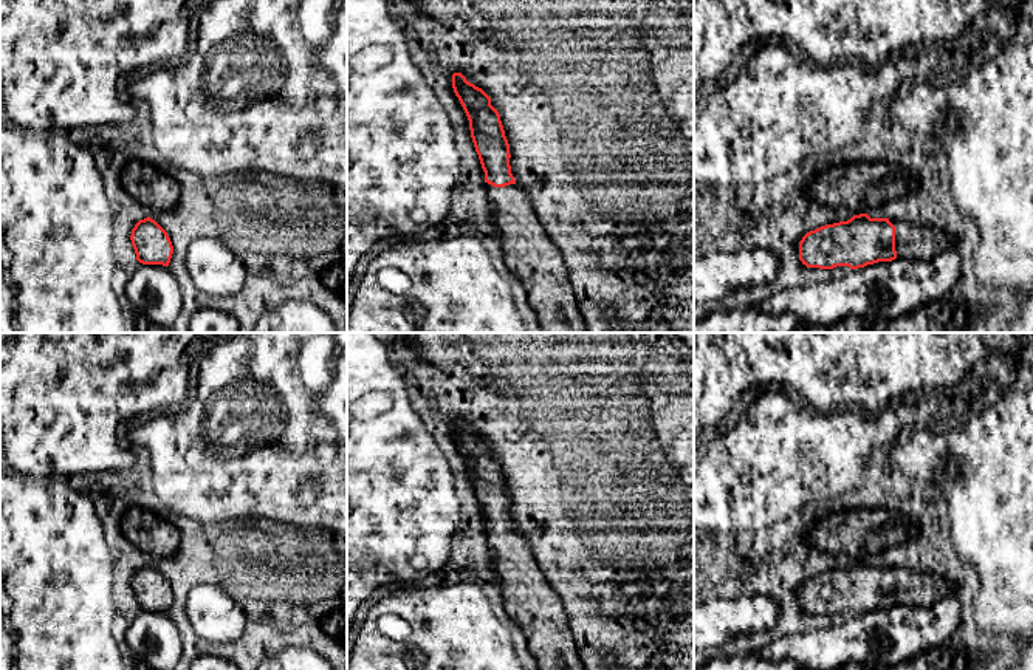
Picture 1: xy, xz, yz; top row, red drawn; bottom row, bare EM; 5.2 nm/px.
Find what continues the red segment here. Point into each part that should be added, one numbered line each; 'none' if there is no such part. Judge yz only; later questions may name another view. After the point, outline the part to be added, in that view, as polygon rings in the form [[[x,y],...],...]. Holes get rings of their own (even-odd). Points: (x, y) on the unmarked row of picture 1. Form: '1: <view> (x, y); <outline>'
1: yz (912, 585); [[[895,562],[889,568],[895,573],[897,605],[928,607],[949,597],[952,591],[948,579],[926,568],[908,568]]]

